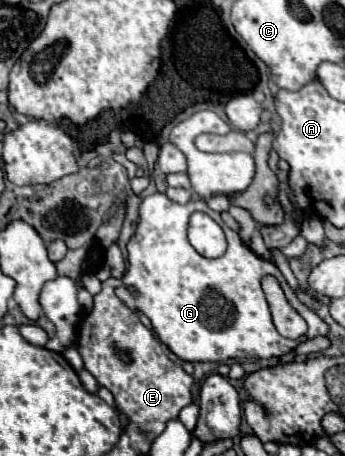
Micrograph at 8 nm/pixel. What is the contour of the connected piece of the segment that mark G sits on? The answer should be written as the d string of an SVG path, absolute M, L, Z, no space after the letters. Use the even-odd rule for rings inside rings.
M153 193L145 197L139 207L137 229L127 243L127 271L121 281L133 283L137 295L131 295L125 285L117 287L115 295L131 311L141 311L147 315L161 343L165 343L183 361L221 363L233 357L271 359L293 351L297 345L313 337L329 333L329 325L297 299L297 293L285 281L277 265L253 253L243 243L239 233L231 231L223 223L221 215L209 209L203 199L181 205L171 201L165 193ZM195 211L207 213L223 227L229 247L219 259L207 259L199 255L187 241L187 223ZM269 273L279 279L289 303L309 325L309 331L297 341L285 339L273 325L271 311L261 289L261 277Z

